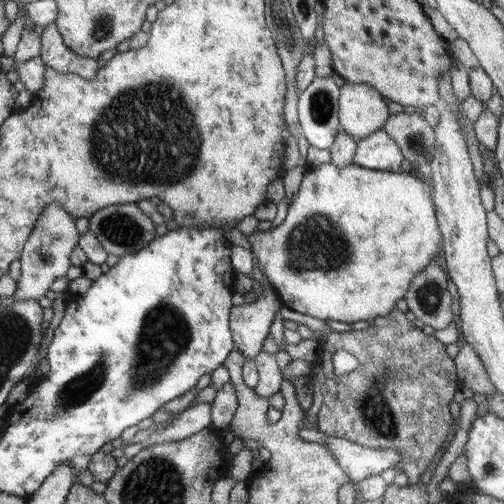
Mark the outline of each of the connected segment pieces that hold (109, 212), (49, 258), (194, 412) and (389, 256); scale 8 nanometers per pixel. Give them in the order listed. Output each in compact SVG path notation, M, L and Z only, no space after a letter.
M119 203L101 208L89 218L89 231L100 241L102 248L108 254L124 256L142 250L157 235L156 225L152 223L148 214L145 214L137 203Z
M50 203L44 207L41 215L36 219L35 227L31 236L28 237L27 244L23 248L23 256L20 258L20 279L17 280L13 298L16 301L39 300L42 296L46 296L48 290L51 290L54 280L66 277L71 265L69 256L72 249L77 245L78 236L75 218L70 216L60 203Z
M198 404L186 408L174 420L170 420L166 427L146 438L144 441L146 447L184 440L192 436L192 434L197 434L212 427L210 411L210 404Z
M331 162L310 167L303 174L303 181L296 197L289 204L285 220L276 228L268 231L256 231L247 237L250 238L251 251L256 258L258 268L273 286L284 307L286 306L294 312L300 312L300 314L314 316L318 320L338 320L338 322L346 322L346 324L390 314L396 308L398 300L402 300L406 296L412 279L419 272L422 272L430 262L433 262L443 246L443 236L438 226L435 204L433 203L433 187L428 180L414 173L370 170L354 163L342 168L334 166Z

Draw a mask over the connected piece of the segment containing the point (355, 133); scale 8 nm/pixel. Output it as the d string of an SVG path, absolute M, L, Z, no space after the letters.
M345 82L340 90L341 130L359 140L383 128L390 114L384 97L374 87Z

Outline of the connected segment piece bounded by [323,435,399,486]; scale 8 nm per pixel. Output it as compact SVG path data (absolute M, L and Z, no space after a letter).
M332 435L323 440L323 445L339 462L342 470L349 476L349 482L354 486L387 468L397 470L399 454L392 448L372 448Z

